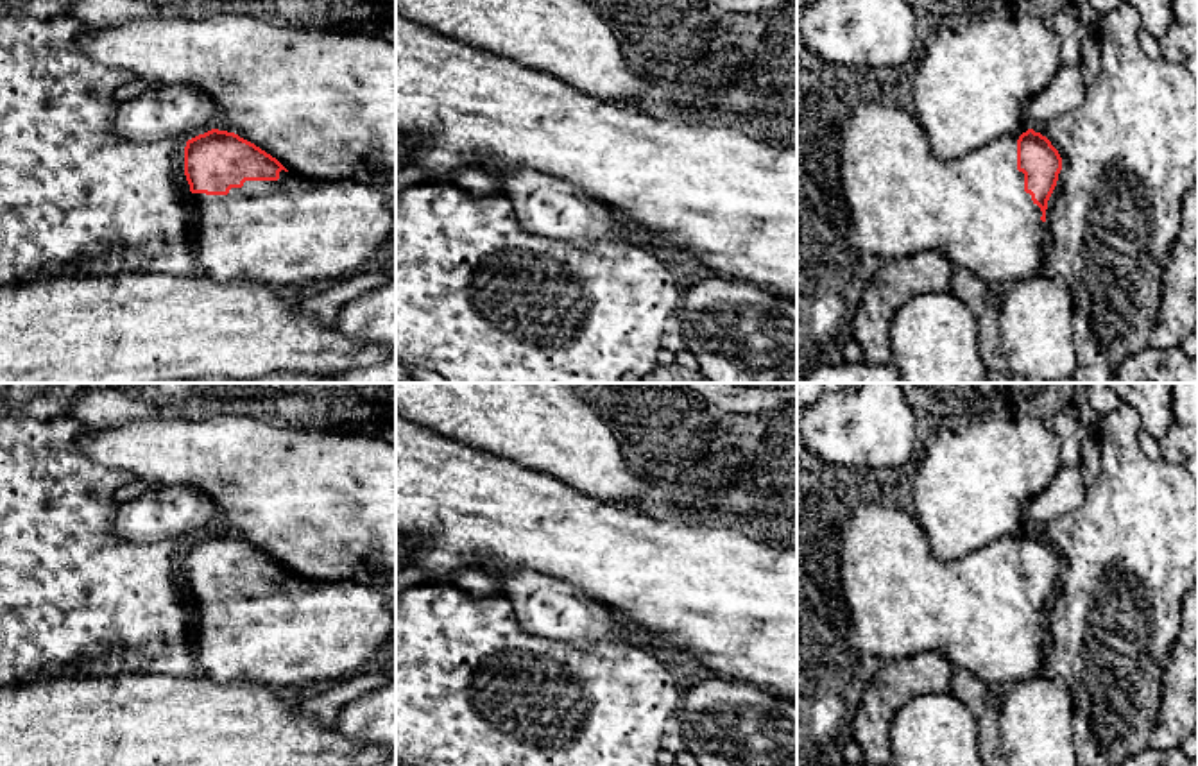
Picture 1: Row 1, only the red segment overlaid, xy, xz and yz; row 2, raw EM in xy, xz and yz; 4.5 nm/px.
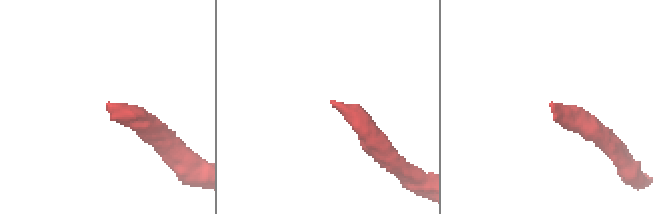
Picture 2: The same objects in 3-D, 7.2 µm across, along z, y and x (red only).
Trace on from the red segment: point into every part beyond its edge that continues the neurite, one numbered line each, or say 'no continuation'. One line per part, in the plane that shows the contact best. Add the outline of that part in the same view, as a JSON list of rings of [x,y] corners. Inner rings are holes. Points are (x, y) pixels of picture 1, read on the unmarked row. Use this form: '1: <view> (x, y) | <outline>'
1: xy (296, 634) | [[[281,571],[278,582],[245,582],[242,589],[231,589],[227,596],[192,594],[188,583],[186,589],[193,610],[193,634],[192,634],[193,657],[201,668],[201,675],[206,675],[217,682],[249,680],[265,684],[276,691],[306,693],[371,669],[376,650],[390,643],[392,632],[396,628],[396,609],[392,607],[392,601],[387,596],[374,591],[372,587],[346,580],[315,582],[304,576],[295,576],[294,573]]]

